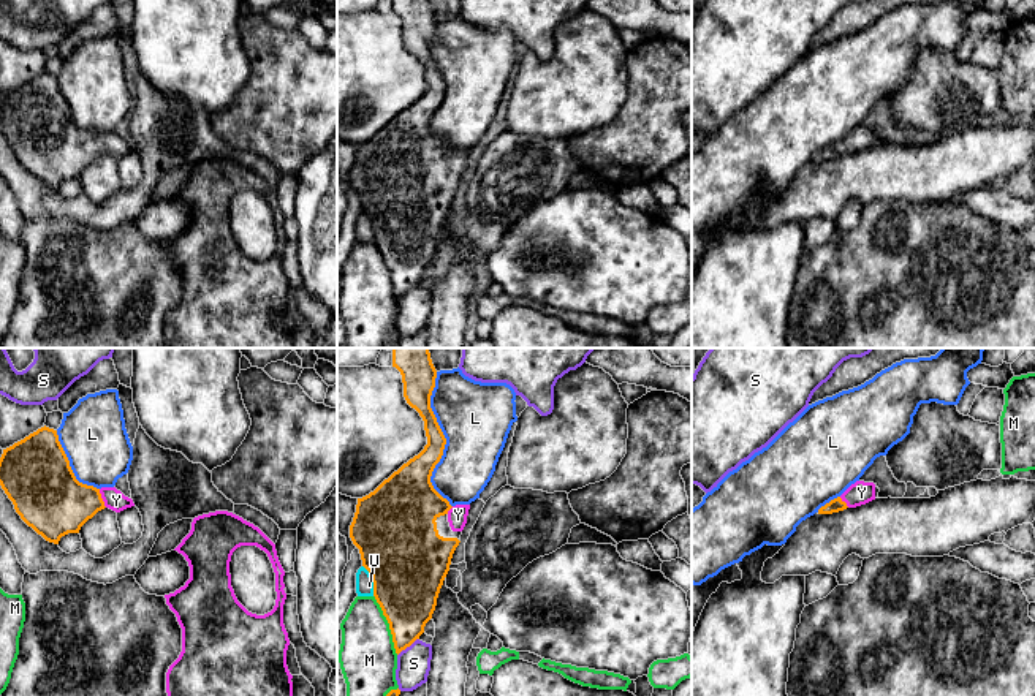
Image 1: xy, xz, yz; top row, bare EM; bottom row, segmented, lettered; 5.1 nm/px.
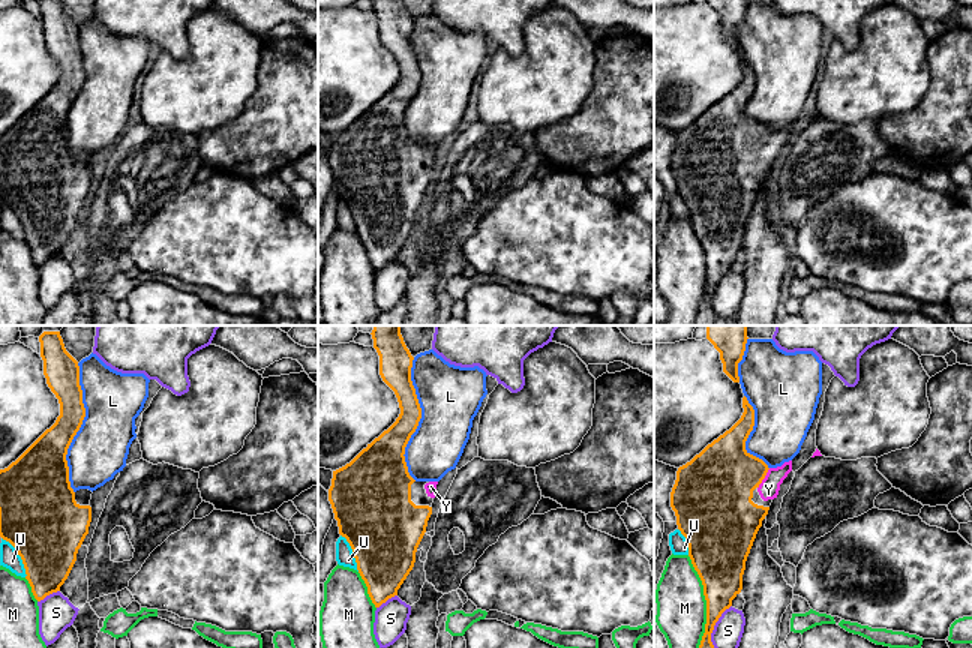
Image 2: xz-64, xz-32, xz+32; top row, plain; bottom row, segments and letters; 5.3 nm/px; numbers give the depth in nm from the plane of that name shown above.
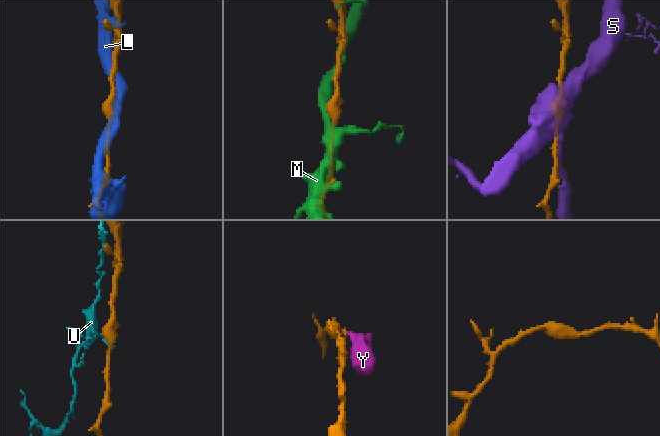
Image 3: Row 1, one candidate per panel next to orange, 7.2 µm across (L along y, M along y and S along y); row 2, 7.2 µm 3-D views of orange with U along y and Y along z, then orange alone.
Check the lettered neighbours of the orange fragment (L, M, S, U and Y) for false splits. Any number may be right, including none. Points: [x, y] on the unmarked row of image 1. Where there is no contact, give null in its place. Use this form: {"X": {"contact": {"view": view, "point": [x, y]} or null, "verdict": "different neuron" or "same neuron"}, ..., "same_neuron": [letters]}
{"L": {"contact": {"view": "xz", "point": [445, 86]}, "verdict": "different neuron"}, "M": {"contact": {"view": "xz", "point": [390, 271]}, "verdict": "different neuron"}, "S": {"contact": {"view": "xz", "point": [407, 291]}, "verdict": "different neuron"}, "U": {"contact": {"view": "xz", "point": [372, 226]}, "verdict": "different neuron"}, "Y": {"contact": {"view": "xy", "point": [102, 144]}, "verdict": "same neuron"}, "same_neuron": ["Y"]}

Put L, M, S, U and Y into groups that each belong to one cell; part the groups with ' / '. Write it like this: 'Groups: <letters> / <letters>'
Groups: L / M / S / U / Y

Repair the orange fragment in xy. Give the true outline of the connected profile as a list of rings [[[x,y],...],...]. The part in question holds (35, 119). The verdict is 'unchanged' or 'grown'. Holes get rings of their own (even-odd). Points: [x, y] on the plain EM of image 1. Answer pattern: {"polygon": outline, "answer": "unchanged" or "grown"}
{"polygon": [[[46,71],[3,95],[0,131],[21,165],[54,190],[68,179],[79,179],[104,153],[120,158],[135,152],[116,133],[79,128],[57,76]]], "answer": "grown"}

